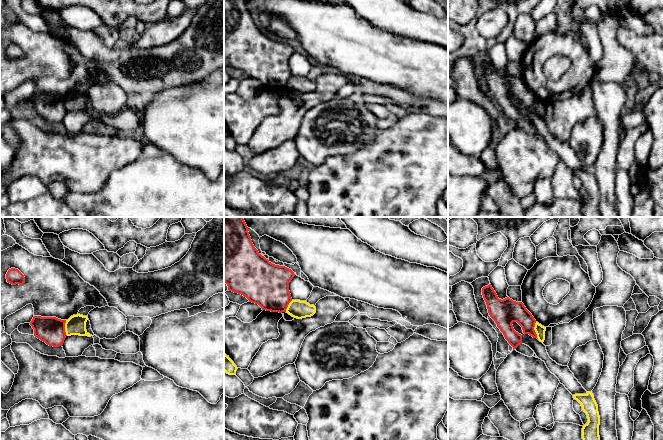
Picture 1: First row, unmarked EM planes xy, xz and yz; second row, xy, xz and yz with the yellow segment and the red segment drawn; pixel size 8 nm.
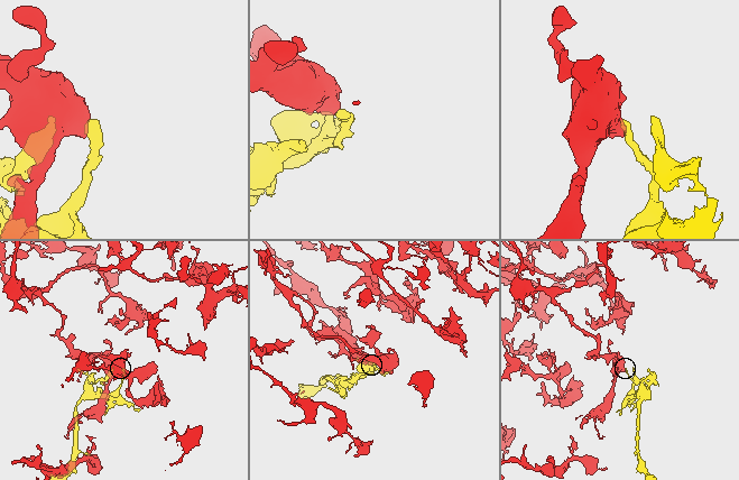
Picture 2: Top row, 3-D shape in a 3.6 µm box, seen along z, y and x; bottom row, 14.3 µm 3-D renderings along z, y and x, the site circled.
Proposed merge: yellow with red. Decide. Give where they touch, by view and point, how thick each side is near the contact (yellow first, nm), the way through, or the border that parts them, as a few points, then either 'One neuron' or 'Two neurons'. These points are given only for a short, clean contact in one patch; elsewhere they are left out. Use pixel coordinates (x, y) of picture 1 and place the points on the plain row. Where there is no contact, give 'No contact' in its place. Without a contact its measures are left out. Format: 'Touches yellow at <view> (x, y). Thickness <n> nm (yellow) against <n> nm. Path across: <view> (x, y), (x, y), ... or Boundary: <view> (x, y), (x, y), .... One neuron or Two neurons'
Touches yellow at yz (535, 106). Thickness 80 nm (yellow) against 180 nm. Boundary: yz (535, 98), (534, 105), (538, 114). Two neurons

